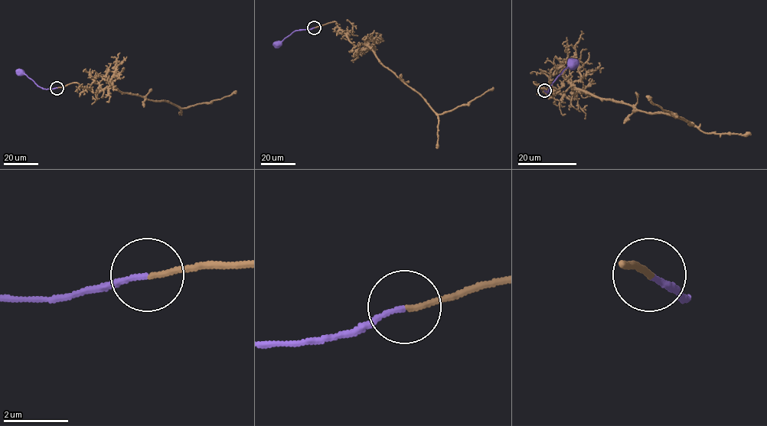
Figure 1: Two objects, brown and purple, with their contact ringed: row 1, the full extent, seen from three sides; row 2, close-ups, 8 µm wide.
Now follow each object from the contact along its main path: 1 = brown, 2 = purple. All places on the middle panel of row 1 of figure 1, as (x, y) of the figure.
1: (314, 27), (335, 21), (351, 42), (367, 45), (383, 65), (415, 89), (437, 114), (468, 105), (494, 87)
2: (314, 27), (295, 30), (278, 43)

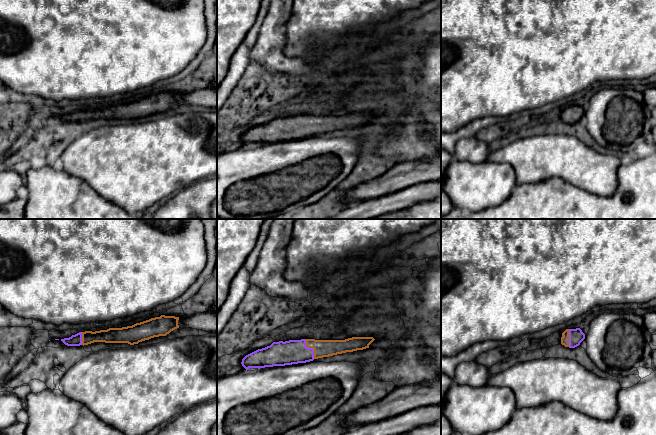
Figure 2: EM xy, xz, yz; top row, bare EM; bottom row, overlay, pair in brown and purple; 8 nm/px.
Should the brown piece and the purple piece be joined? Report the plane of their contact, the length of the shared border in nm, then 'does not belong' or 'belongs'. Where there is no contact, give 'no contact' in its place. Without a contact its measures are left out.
meets brown in xz; contact 180 nm long; belongs

